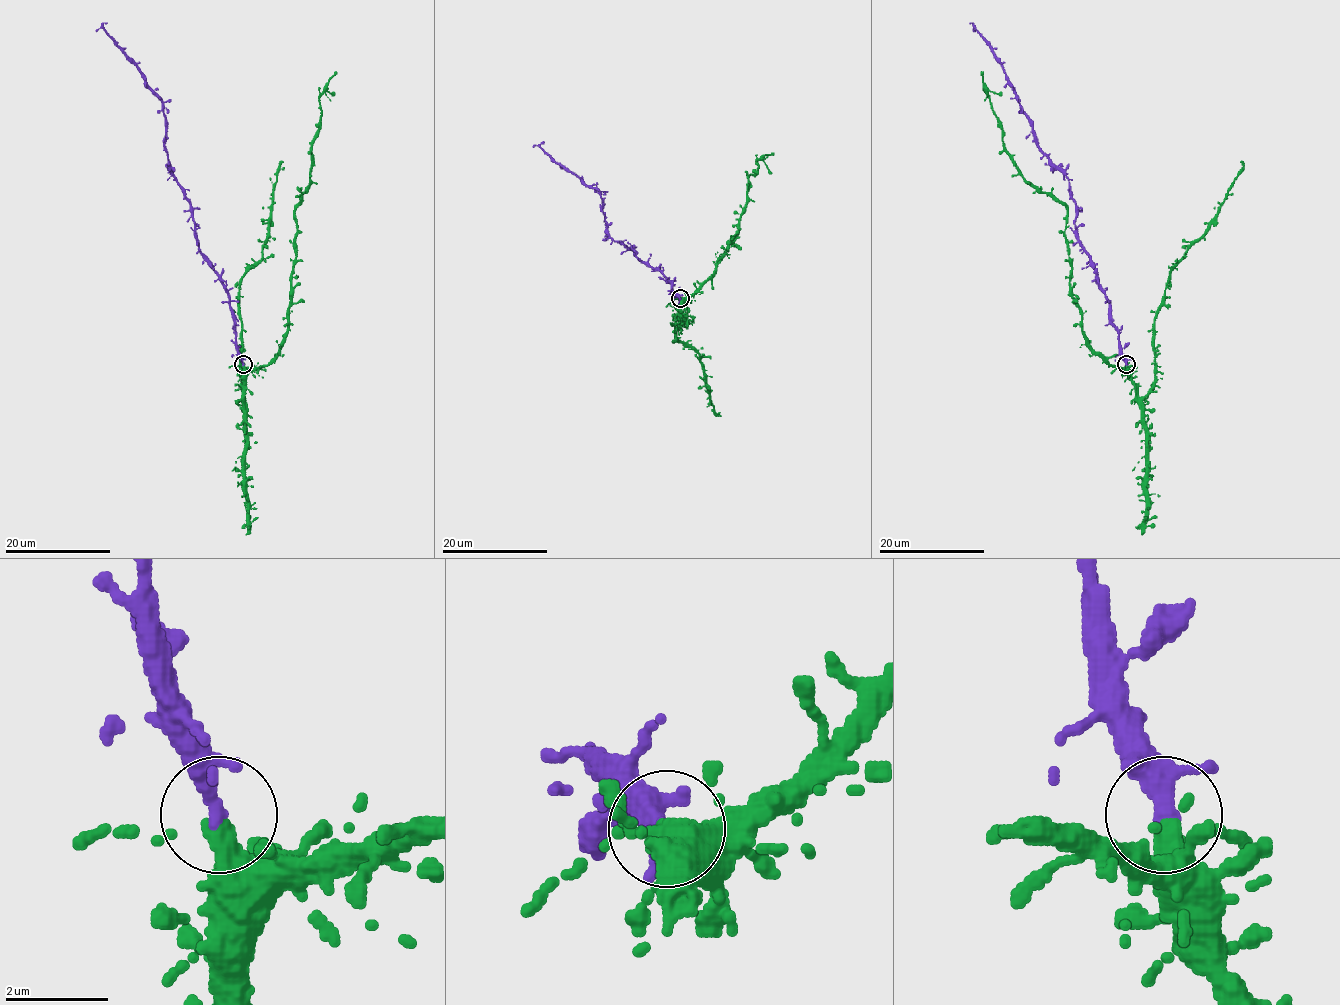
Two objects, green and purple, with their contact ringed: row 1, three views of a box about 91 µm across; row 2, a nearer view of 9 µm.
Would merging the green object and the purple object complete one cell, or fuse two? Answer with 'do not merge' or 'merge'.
merge

